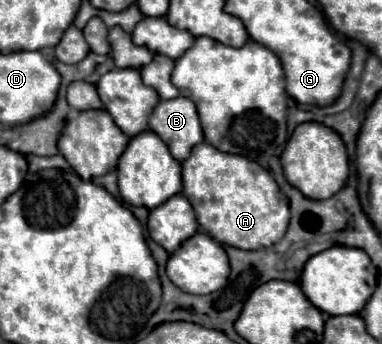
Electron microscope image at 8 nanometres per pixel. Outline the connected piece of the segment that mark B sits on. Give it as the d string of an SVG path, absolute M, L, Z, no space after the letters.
M185 96L161 100L149 117L148 127L161 136L171 154L181 162L187 160L195 144L205 140L195 104Z

